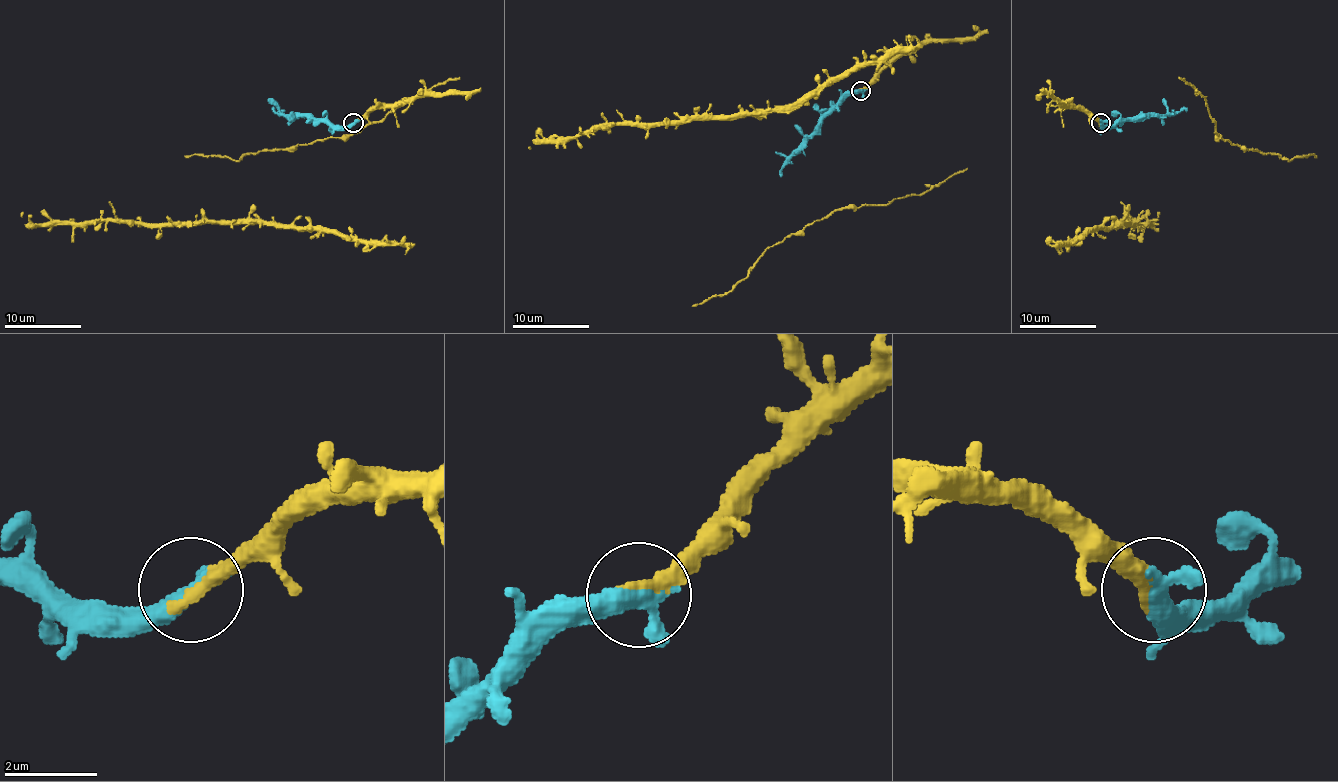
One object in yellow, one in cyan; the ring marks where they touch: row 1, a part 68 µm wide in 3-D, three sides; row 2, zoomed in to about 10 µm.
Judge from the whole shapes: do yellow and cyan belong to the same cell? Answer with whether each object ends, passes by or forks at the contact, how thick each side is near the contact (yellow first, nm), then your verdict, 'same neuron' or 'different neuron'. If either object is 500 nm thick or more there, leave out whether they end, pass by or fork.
yellow ends | cyan passes by | 340/400 nm | same neuron

